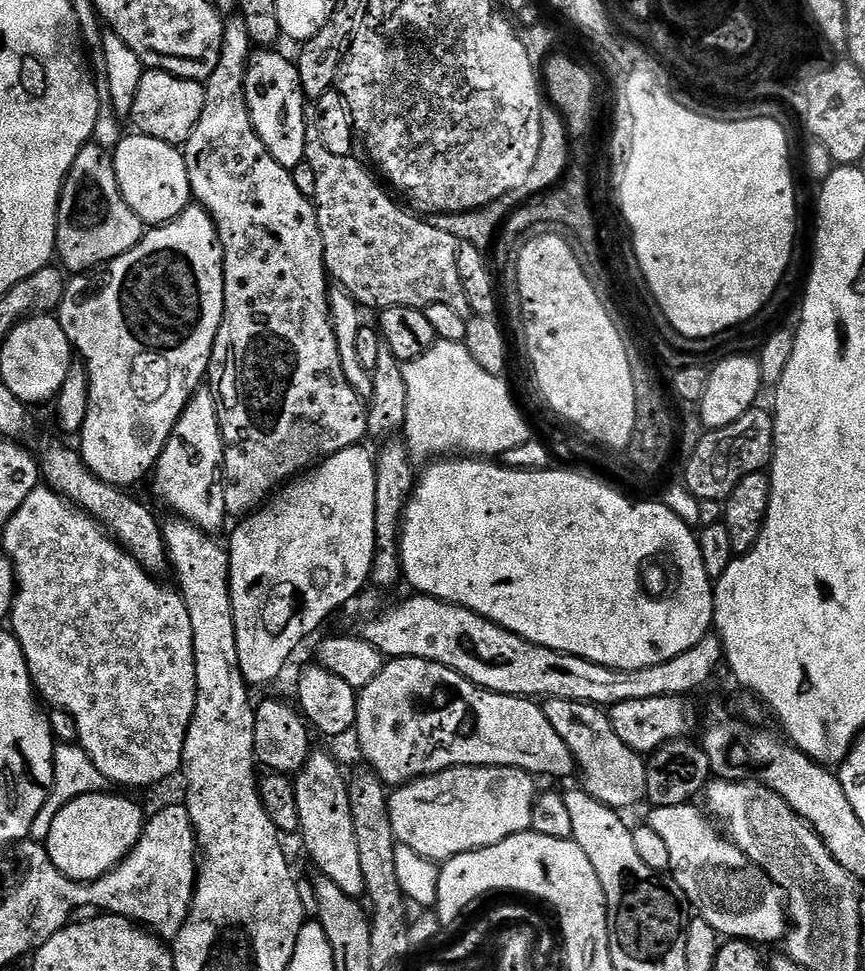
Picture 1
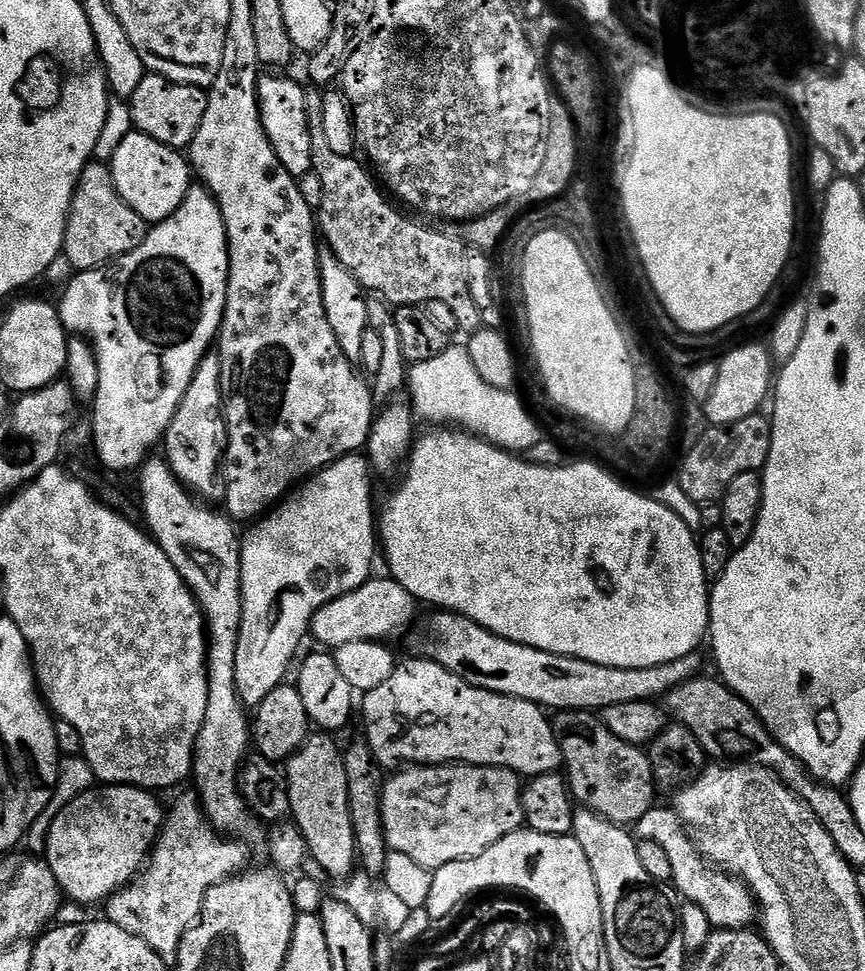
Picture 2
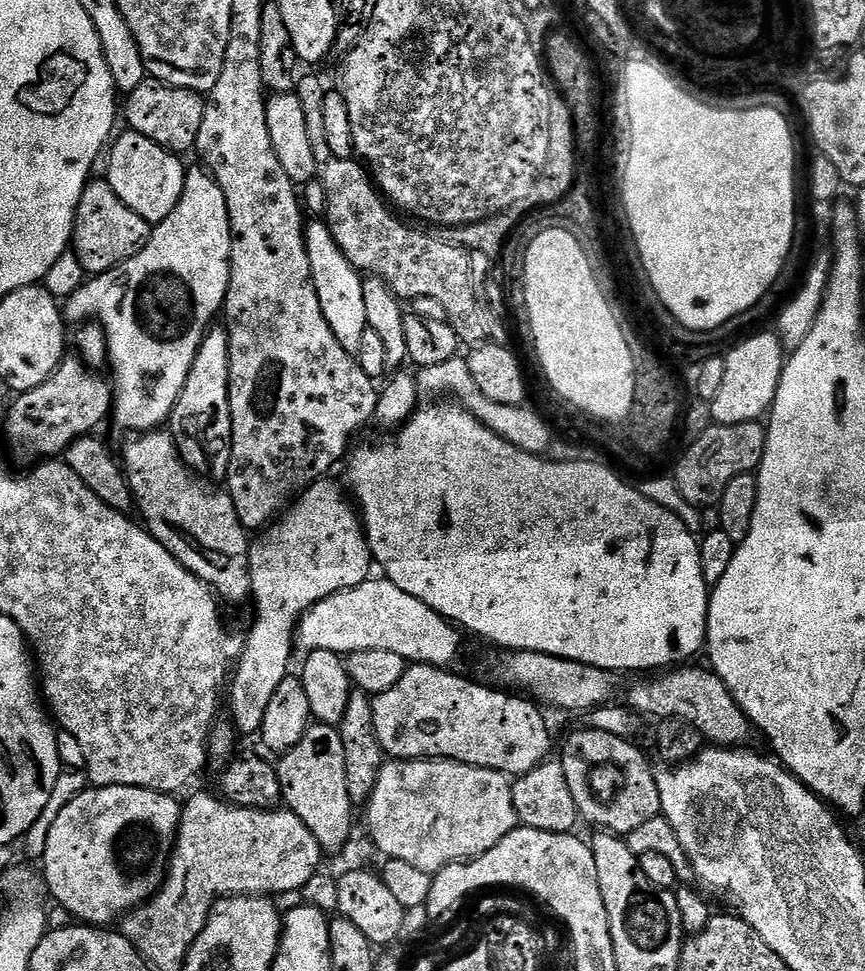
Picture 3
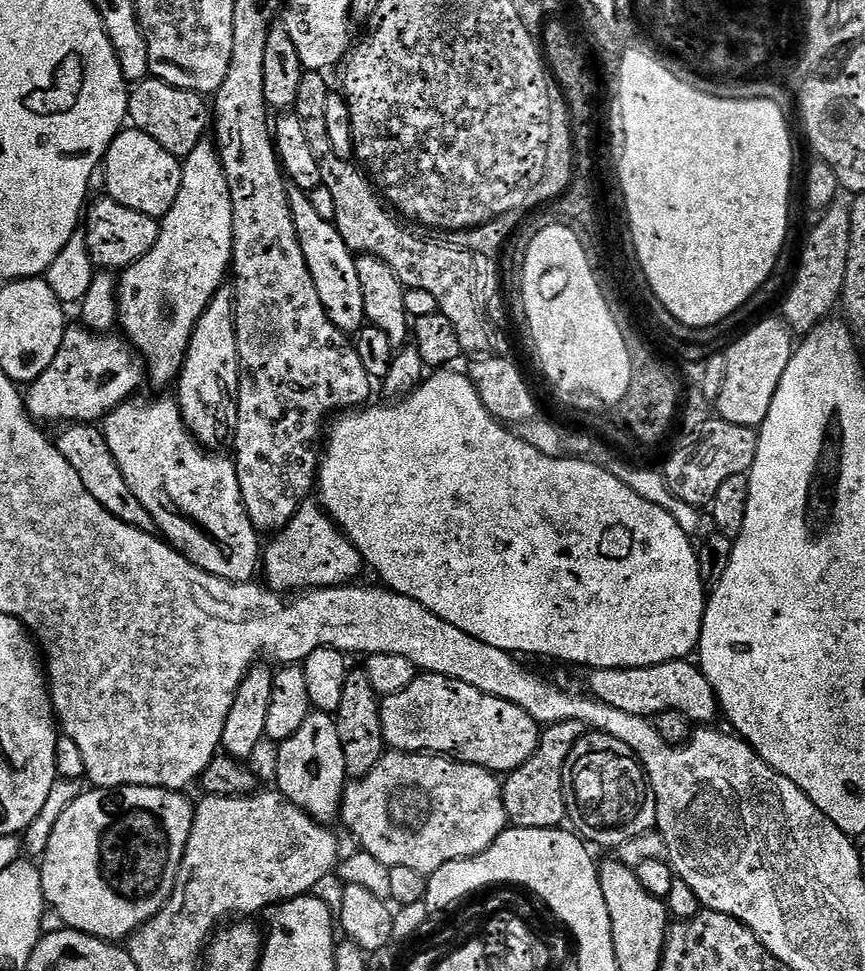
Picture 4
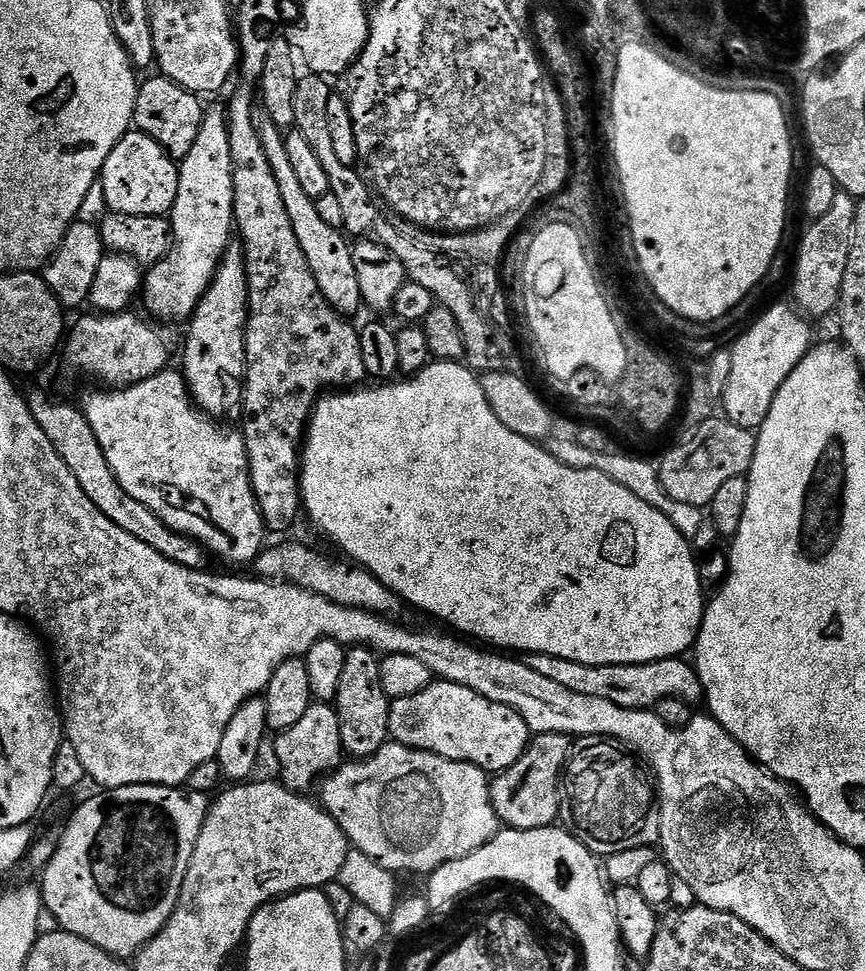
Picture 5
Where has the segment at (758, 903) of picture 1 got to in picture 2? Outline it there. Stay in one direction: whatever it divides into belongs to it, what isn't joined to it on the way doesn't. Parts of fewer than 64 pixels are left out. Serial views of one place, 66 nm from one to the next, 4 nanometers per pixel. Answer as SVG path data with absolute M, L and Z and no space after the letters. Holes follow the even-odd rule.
M653 806L646 814L642 814L640 821L635 824L634 835L637 841L649 840L650 842L658 842L658 846L662 846L662 850L666 850L666 854L670 857L671 883L687 903L697 904L702 906L702 910L706 910L706 918L710 918L713 929L742 928L751 925L751 920L755 921L758 916L758 904L753 897L751 888L739 876L733 876L732 873L723 871L705 860L700 855L696 845L692 843L692 837L686 831L676 811L671 807L660 807Z

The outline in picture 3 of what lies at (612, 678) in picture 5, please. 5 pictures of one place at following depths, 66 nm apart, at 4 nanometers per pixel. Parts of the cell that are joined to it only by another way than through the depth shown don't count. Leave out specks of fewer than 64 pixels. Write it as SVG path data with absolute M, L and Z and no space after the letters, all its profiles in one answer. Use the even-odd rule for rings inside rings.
M680 666L675 670L665 671L663 674L656 674L652 684L644 680L636 684L628 692L627 707L641 717L656 716L665 720L685 720L690 722L700 731L701 736L709 745L718 748L735 748L744 750L754 737L752 723L746 718L746 714L734 702L732 691L718 678L718 674L712 671L711 667L688 668L692 666Z

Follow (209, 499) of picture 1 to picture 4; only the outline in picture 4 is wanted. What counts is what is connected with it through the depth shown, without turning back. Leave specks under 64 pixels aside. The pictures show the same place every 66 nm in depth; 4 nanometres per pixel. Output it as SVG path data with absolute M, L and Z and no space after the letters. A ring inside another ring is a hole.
M222 286L212 296L202 318L198 318L198 326L190 338L174 393L184 425L194 439L210 450L223 449L223 444L233 439L238 426L236 400L240 397L241 375L236 337L236 297L231 287Z

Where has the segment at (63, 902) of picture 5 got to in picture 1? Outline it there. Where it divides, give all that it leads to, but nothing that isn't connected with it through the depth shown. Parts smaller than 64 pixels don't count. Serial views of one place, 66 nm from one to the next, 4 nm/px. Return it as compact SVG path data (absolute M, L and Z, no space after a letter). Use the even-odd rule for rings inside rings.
M111 791L91 792L85 796L79 796L70 801L54 818L54 822L48 827L48 839L46 847L54 866L66 874L71 880L97 880L114 870L128 857L128 852L134 850L144 832L146 812L143 812L128 796L111 796Z

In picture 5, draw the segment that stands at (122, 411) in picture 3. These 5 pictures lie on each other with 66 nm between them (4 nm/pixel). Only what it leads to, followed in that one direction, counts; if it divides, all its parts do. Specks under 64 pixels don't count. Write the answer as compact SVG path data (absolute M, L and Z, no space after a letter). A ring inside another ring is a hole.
M209 103L205 107L198 139L194 141L190 154L179 161L178 167L178 198L170 213L172 248L147 269L142 283L142 300L144 296L161 321L187 322L198 302L202 302L202 294L206 294L220 259L234 236L234 174L228 114L223 103Z

